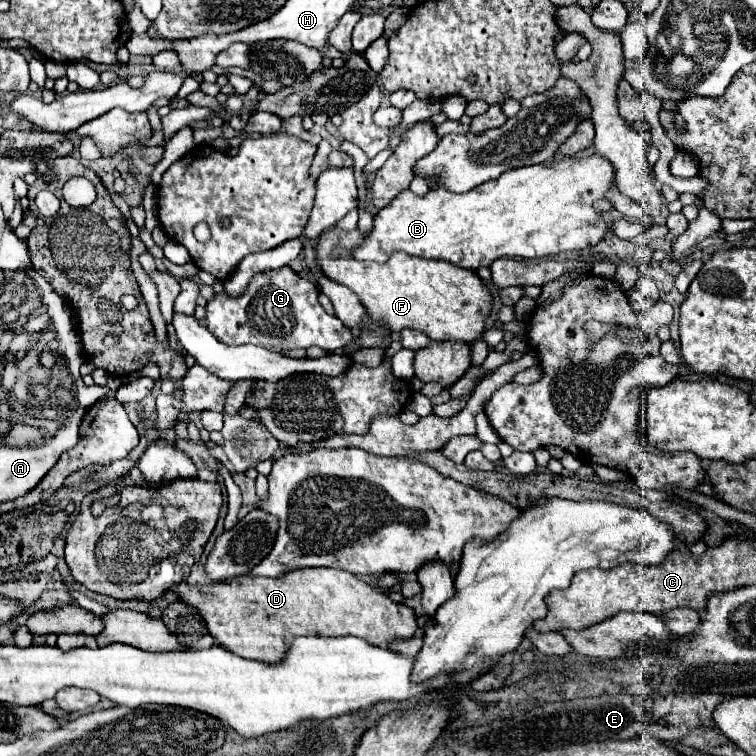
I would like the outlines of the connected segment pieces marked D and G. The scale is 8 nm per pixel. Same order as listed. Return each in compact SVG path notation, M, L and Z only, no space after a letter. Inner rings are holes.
M303 568L295 572L287 572L281 578L251 578L239 576L233 582L215 582L211 586L191 586L187 582L177 586L177 596L187 604L199 608L199 614L207 622L209 634L227 650L241 658L263 660L267 664L275 664L275 660L283 660L283 652L287 652L287 644L297 636L357 636L367 640L369 644L377 644L387 648L391 640L407 640L417 632L417 620L413 608L405 604L397 604L389 600L389 596L381 590L375 590L371 584L359 580L351 572L335 570L335 568Z
M289 266L281 270L259 272L251 278L247 290L241 296L219 292L207 302L207 328L219 342L229 346L255 344L273 348L275 352L317 346L325 352L335 352L337 348L347 346L353 336L337 316L329 316L323 310L317 296L317 284L301 278Z

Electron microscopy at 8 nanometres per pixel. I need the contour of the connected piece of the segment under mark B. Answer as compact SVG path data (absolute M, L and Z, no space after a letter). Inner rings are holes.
M595 154L585 160L549 160L535 166L523 166L487 184L479 184L465 194L447 192L445 188L429 190L423 198L415 196L411 190L405 190L389 206L381 208L373 216L373 228L365 240L353 250L355 260L375 260L385 262L393 252L403 250L407 254L419 254L423 258L445 260L467 270L479 270L491 266L497 258L545 258L557 256L561 252L575 252L597 244L609 232L609 226L603 222L601 214L593 208L593 202L605 198L607 188L615 180L615 168L603 156Z

